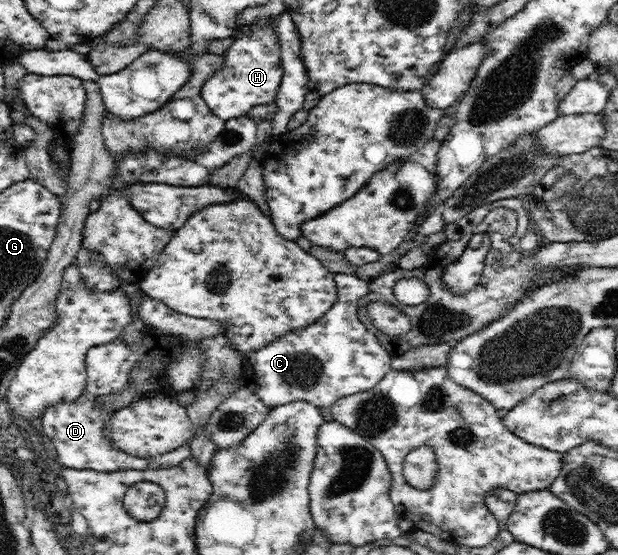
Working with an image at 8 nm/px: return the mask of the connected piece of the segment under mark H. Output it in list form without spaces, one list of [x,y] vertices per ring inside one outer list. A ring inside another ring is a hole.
[[[270,18],[256,21],[250,35],[235,39],[223,53],[223,64],[208,81],[202,85],[202,100],[209,110],[224,121],[246,115],[256,105],[275,102],[283,67],[280,57],[280,40]]]

